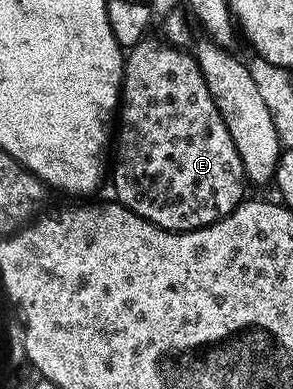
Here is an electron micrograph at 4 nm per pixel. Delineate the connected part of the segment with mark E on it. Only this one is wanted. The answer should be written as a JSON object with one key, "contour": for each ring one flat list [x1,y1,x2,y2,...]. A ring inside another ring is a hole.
{"contour":[[146,37,141,39,134,47,128,48,125,60,125,74,121,76,121,98,119,100,119,119,125,124,121,132,115,135,115,151,117,147,117,160,112,160,111,175,113,171,113,191,116,202,127,208,131,213,151,221,156,227,165,231,194,231,200,227,210,227,227,217,246,198,247,180,243,161,239,161,239,153,235,149,235,141,231,141,231,133,227,133,227,125,223,125,223,117,219,109,215,109,215,101,211,101,211,93,207,93,207,83,203,81,203,73,199,69,196,58,189,55,188,50,177,45,166,45,160,38]]}

